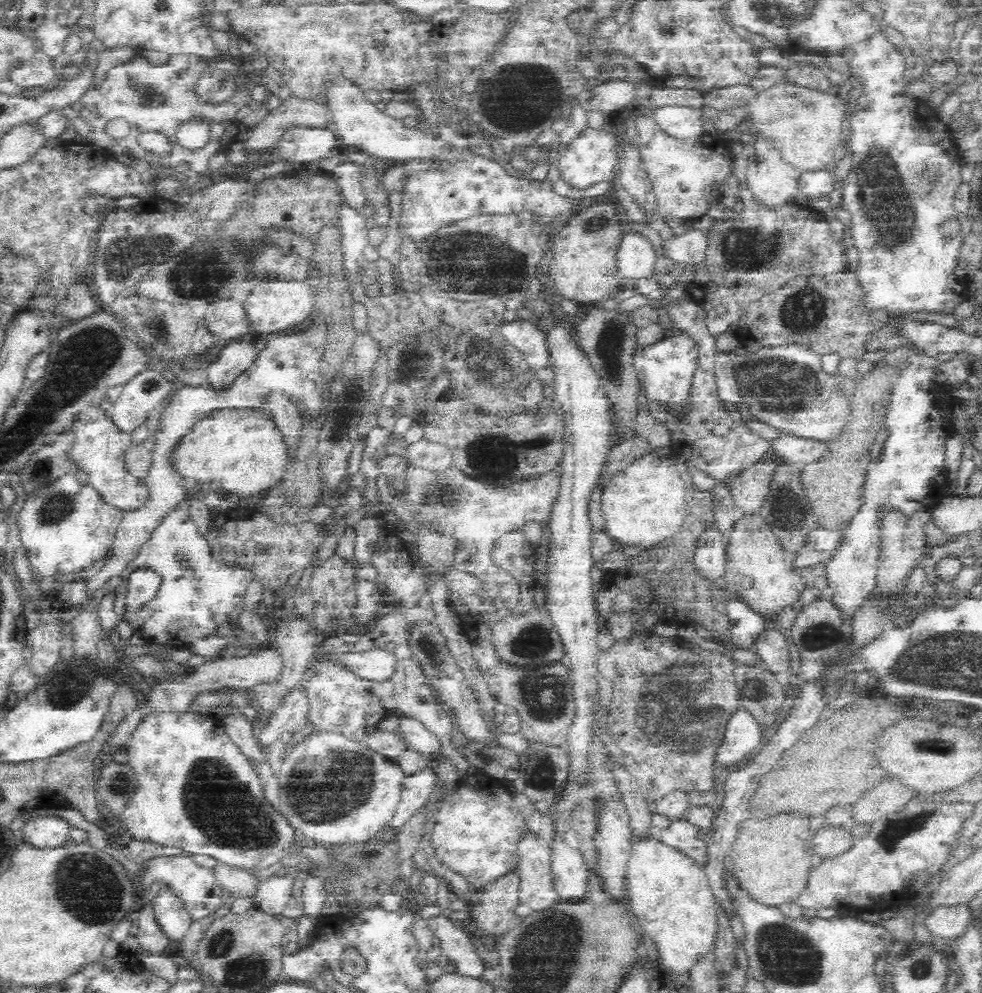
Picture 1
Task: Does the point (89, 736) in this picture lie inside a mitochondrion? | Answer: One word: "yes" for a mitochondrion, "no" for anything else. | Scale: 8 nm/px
no

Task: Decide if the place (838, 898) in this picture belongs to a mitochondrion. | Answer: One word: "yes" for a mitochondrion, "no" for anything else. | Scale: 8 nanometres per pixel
no

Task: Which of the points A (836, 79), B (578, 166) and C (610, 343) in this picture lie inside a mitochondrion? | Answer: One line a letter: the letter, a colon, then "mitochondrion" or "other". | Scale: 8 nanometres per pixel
A: other
B: other
C: mitochondrion

